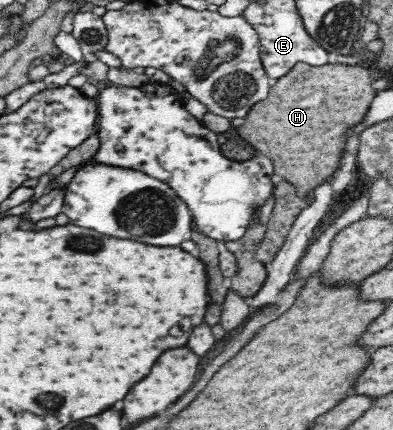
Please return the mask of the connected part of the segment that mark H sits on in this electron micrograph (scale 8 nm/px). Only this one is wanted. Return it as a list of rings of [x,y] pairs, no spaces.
[[[298,63],[291,68],[287,76],[274,80],[269,88],[267,100],[261,104],[257,102],[249,113],[244,117],[247,124],[238,128],[240,136],[247,142],[255,144],[261,154],[269,156],[275,166],[275,174],[283,176],[287,182],[295,184],[299,196],[311,196],[315,186],[325,182],[339,166],[341,152],[343,152],[343,140],[347,128],[357,124],[363,114],[367,112],[373,96],[377,94],[371,88],[371,76],[365,68],[359,65],[349,66],[347,64],[325,64],[323,66],[310,66],[309,64]]]

